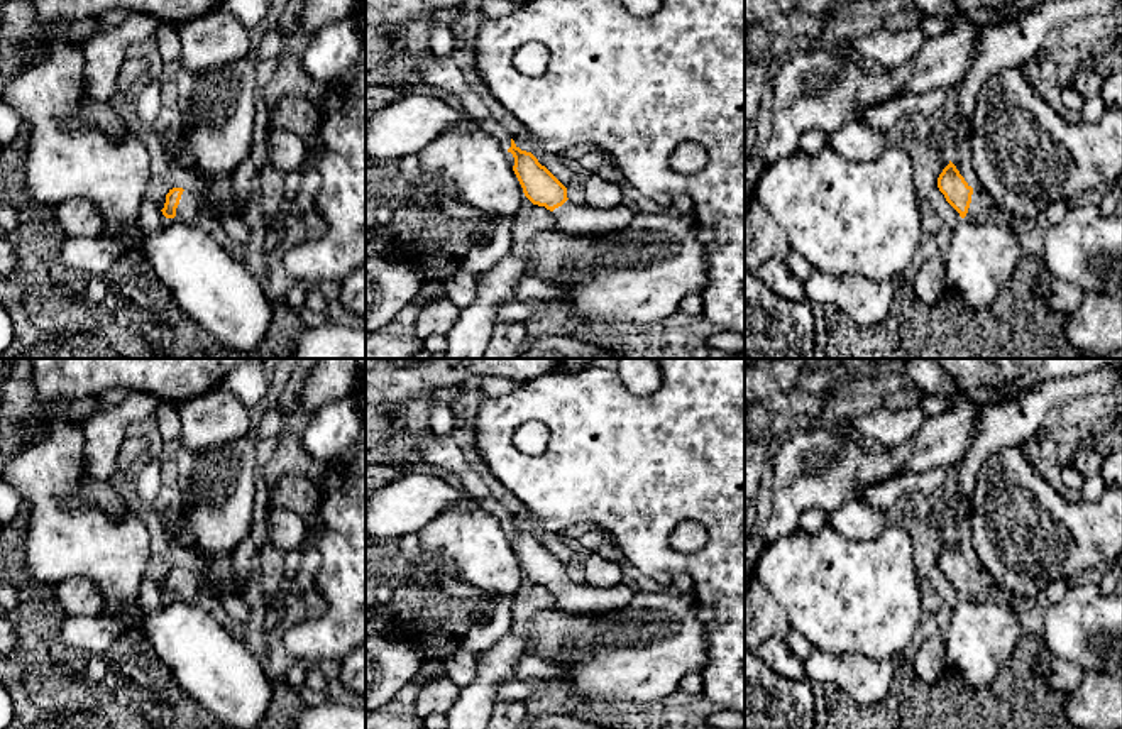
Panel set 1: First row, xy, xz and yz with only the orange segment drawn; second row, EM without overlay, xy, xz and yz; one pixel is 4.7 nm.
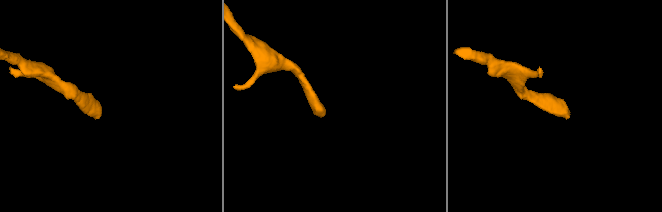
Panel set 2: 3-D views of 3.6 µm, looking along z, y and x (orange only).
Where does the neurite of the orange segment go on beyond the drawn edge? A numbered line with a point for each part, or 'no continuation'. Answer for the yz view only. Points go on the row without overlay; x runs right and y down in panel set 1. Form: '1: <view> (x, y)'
1: yz (982, 586)

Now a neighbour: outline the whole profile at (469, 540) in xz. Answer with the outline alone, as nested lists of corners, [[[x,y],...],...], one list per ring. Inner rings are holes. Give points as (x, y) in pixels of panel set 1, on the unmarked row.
[[[477,501],[448,506],[420,533],[423,560],[413,565],[418,587],[440,589],[437,562],[442,560],[464,584],[496,599],[514,594],[523,582],[523,567],[509,545],[508,528]]]

